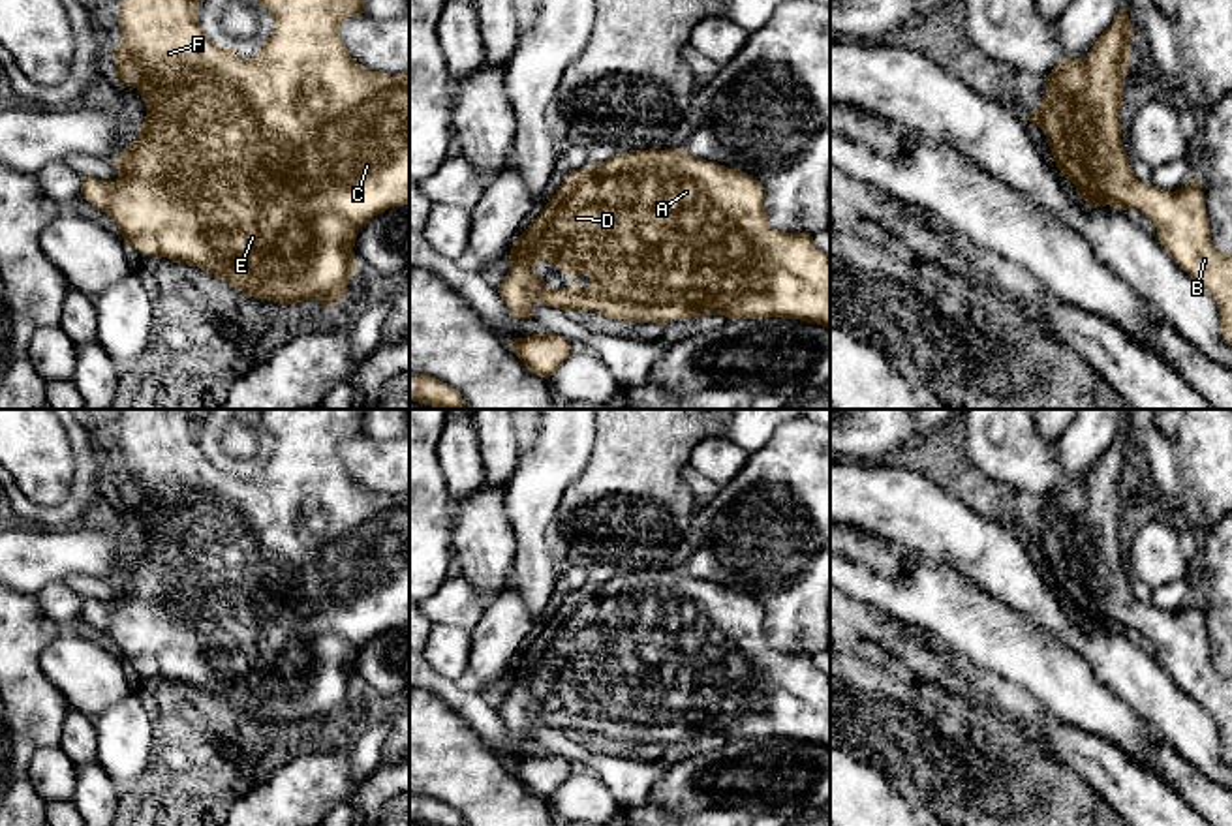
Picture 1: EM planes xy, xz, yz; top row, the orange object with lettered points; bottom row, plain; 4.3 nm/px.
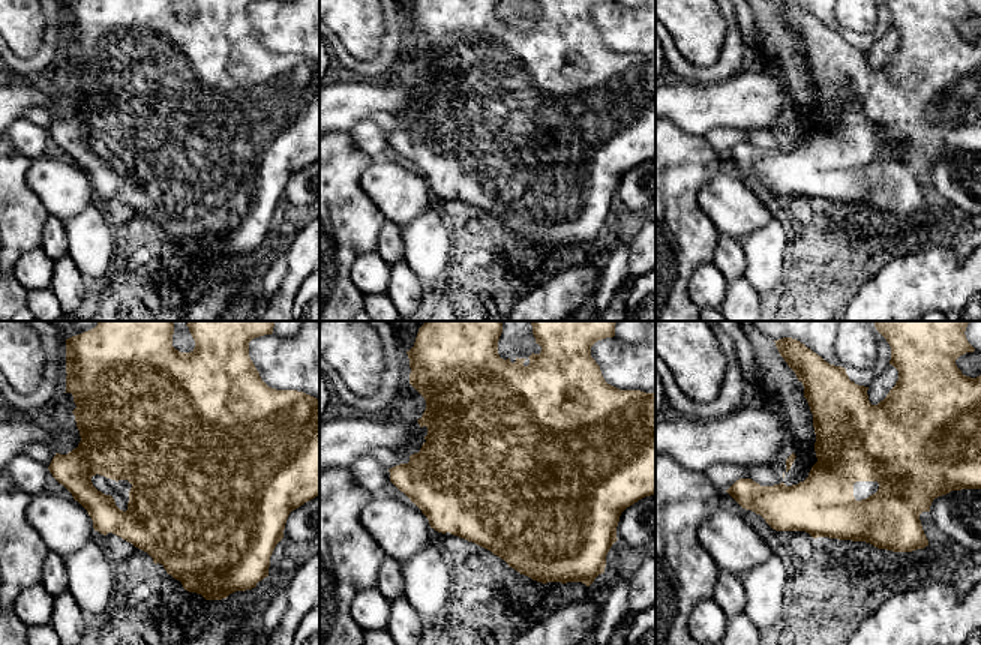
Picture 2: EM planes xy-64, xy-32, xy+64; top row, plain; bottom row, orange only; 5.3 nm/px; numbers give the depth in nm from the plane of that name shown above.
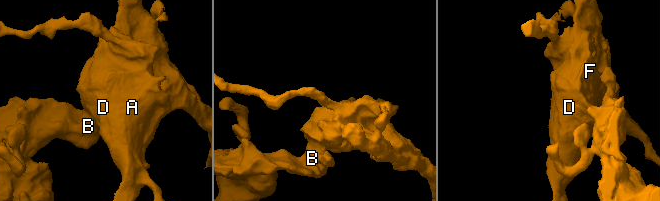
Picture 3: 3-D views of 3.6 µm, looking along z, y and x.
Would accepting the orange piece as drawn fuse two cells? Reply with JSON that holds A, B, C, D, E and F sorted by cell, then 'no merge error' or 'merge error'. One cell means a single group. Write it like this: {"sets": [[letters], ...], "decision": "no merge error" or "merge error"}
{"sets": [["A", "B", "C", "D", "E", "F"]], "decision": "no merge error"}

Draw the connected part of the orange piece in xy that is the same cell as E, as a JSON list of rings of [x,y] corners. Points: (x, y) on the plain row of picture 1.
[[[122,409],[118,430],[122,462],[109,473],[116,497],[141,512],[146,537],[131,565],[113,582],[118,599],[83,597],[81,616],[116,644],[124,663],[133,670],[207,691],[246,717],[289,725],[316,719],[323,728],[346,721],[347,704],[359,689],[353,674],[357,653],[374,636],[409,623],[409,492],[381,494],[359,486],[338,451],[344,439],[366,434],[364,413],[366,409],[259,409],[261,430],[272,436],[274,449],[255,477],[240,479],[235,469],[218,467],[197,441],[195,424],[208,415],[208,409]]]

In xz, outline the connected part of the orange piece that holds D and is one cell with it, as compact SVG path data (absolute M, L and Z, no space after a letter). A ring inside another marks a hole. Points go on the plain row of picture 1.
M682 569L665 571L631 571L625 574L616 574L607 578L599 586L584 586L563 597L562 606L548 620L545 629L528 646L528 650L518 657L511 668L511 689L503 702L500 704L500 717L507 723L509 732L518 738L533 738L531 725L539 723L563 732L595 732L610 740L639 742L639 743L670 743L674 738L691 740L702 736L725 736L729 740L761 740L761 738L781 738L781 740L800 740L806 743L817 743L830 751L830 678L819 670L813 657L806 653L783 653L778 651L764 633L764 606L747 593L729 589L725 586L699 580L689 576ZM550 683L558 691L569 695L575 704L571 708L548 710L545 702L537 696L535 685Z

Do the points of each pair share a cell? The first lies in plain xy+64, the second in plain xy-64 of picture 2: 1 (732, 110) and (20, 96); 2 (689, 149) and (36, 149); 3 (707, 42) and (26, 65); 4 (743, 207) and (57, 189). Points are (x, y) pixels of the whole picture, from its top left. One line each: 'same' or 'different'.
1: same
2: different
3: different
4: same

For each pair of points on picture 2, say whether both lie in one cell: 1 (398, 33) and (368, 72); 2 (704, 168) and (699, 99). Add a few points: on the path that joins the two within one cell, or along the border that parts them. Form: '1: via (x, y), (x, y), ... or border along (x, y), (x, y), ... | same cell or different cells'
1: via (395, 44), (378, 63) | same cell
2: border along (671, 120), (692, 134), (702, 135) | different cells

